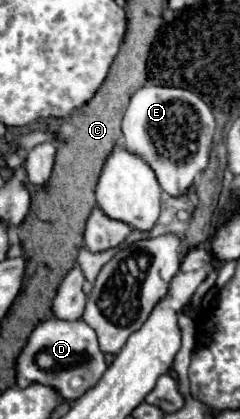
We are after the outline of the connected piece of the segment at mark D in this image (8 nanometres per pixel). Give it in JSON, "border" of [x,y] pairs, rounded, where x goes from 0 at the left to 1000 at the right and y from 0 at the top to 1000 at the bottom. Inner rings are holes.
{"border":[[[208,757],[142,780],[100,833],[67,857],[67,919],[117,924],[133,909],[233,924],[275,957],[317,957],[425,900],[433,847],[408,833],[408,804],[350,766],[258,766]]]}

